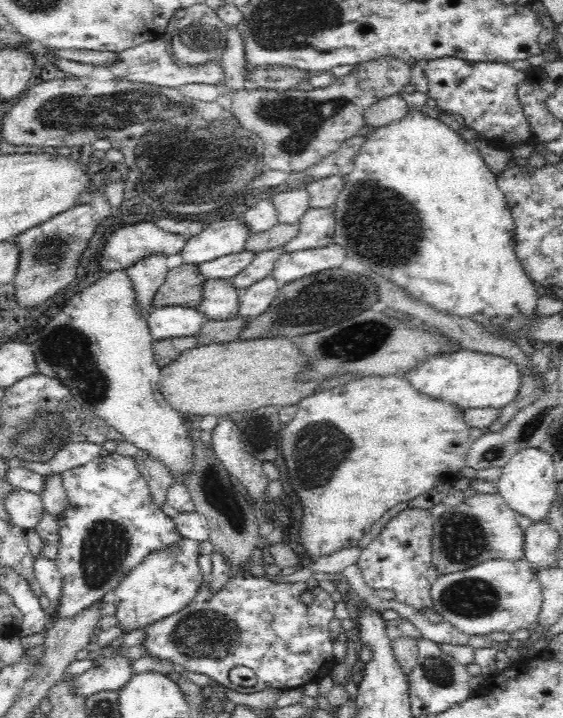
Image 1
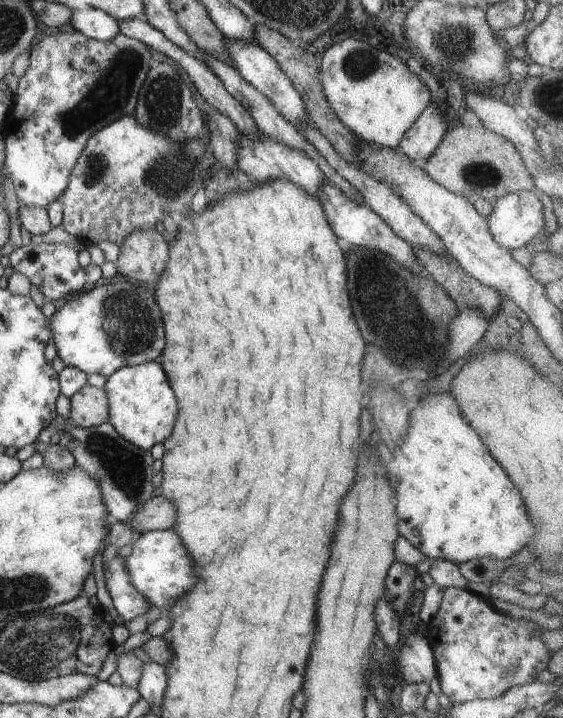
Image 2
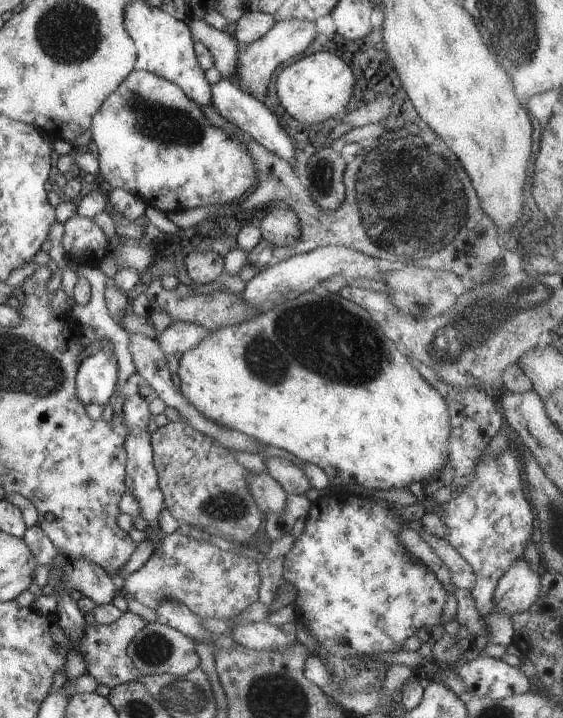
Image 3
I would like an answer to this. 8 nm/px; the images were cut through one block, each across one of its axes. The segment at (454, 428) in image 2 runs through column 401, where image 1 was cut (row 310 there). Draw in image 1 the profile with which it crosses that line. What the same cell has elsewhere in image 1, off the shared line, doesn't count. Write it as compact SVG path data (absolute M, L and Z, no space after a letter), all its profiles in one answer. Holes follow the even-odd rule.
M410 108L400 119L374 130L365 136L365 141L353 156L348 169L344 170L344 190L338 194L334 208L334 219L336 219L336 232L334 232L334 243L338 247L346 249L347 257L357 259L370 271L388 278L398 287L408 291L413 299L424 301L439 311L444 311L454 316L468 317L472 314L484 314L484 316L516 316L517 314L528 315L535 313L538 292L532 280L522 270L522 264L514 254L514 230L516 224L510 208L506 204L506 198L497 185L497 180L490 167L486 164L473 142L466 141L460 137L458 131L450 129L448 124L440 121L434 114L426 114L419 109Z

